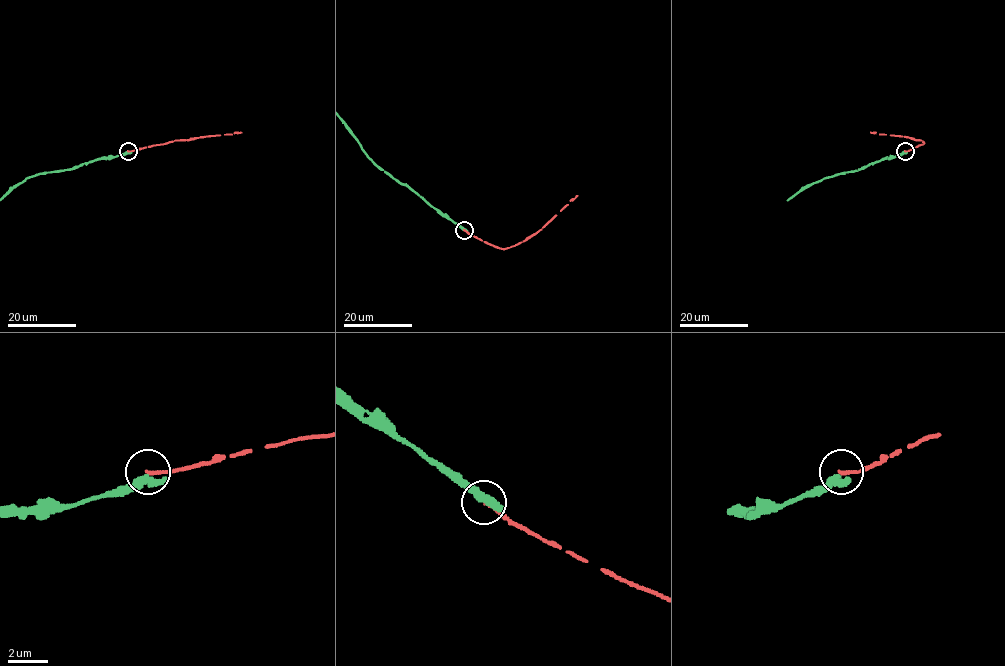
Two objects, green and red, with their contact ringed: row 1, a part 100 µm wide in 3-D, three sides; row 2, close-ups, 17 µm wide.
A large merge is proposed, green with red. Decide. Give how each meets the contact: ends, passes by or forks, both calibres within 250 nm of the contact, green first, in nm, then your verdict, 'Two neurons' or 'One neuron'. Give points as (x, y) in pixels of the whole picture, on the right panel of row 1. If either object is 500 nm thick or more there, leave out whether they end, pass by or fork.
At the ring green passes by. At the ring red ends. Thickness 360 nm (green) against 170 nm. Two neurons

